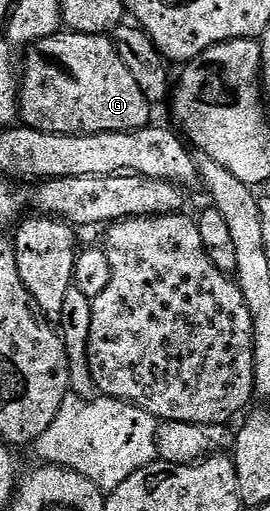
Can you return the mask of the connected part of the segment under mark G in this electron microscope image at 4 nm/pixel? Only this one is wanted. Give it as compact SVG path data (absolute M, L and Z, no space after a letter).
M57 30L53 35L38 40L24 56L25 68L23 64L19 72L19 116L28 127L74 134L136 132L139 128L150 127L151 105L108 35Z

